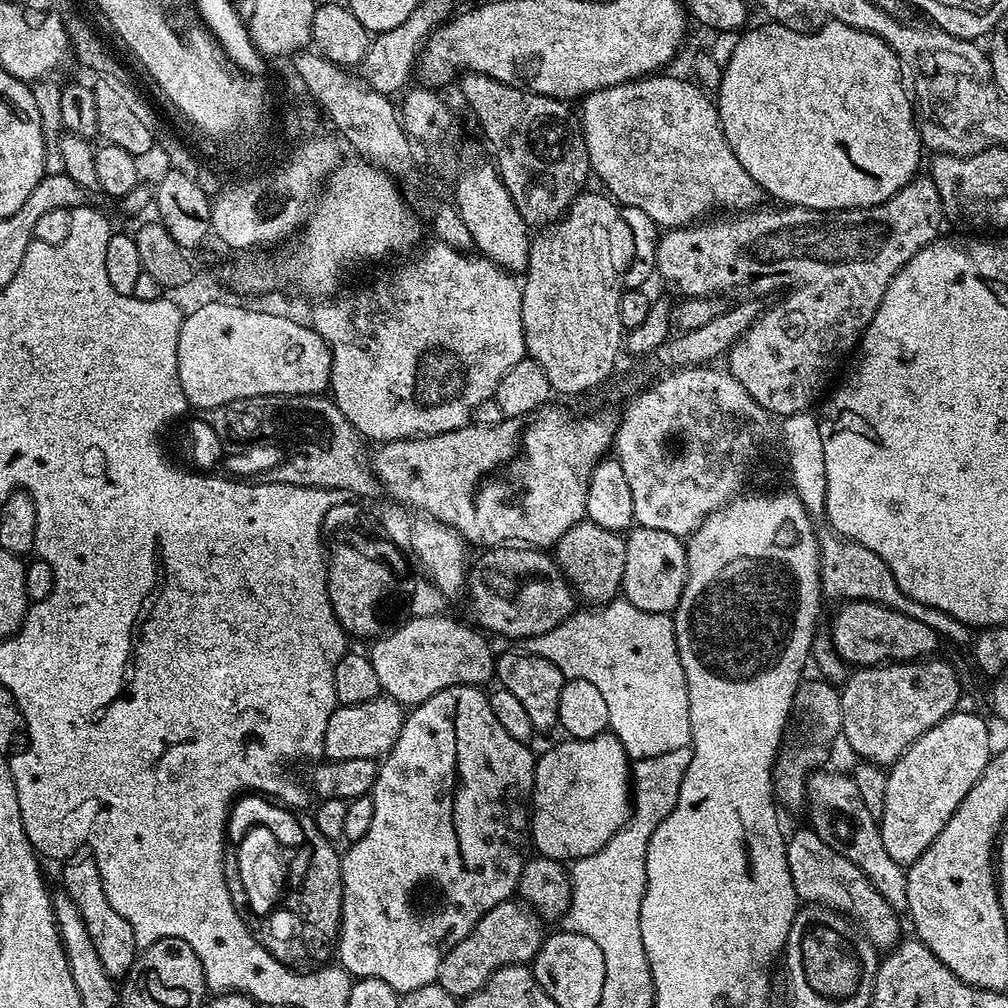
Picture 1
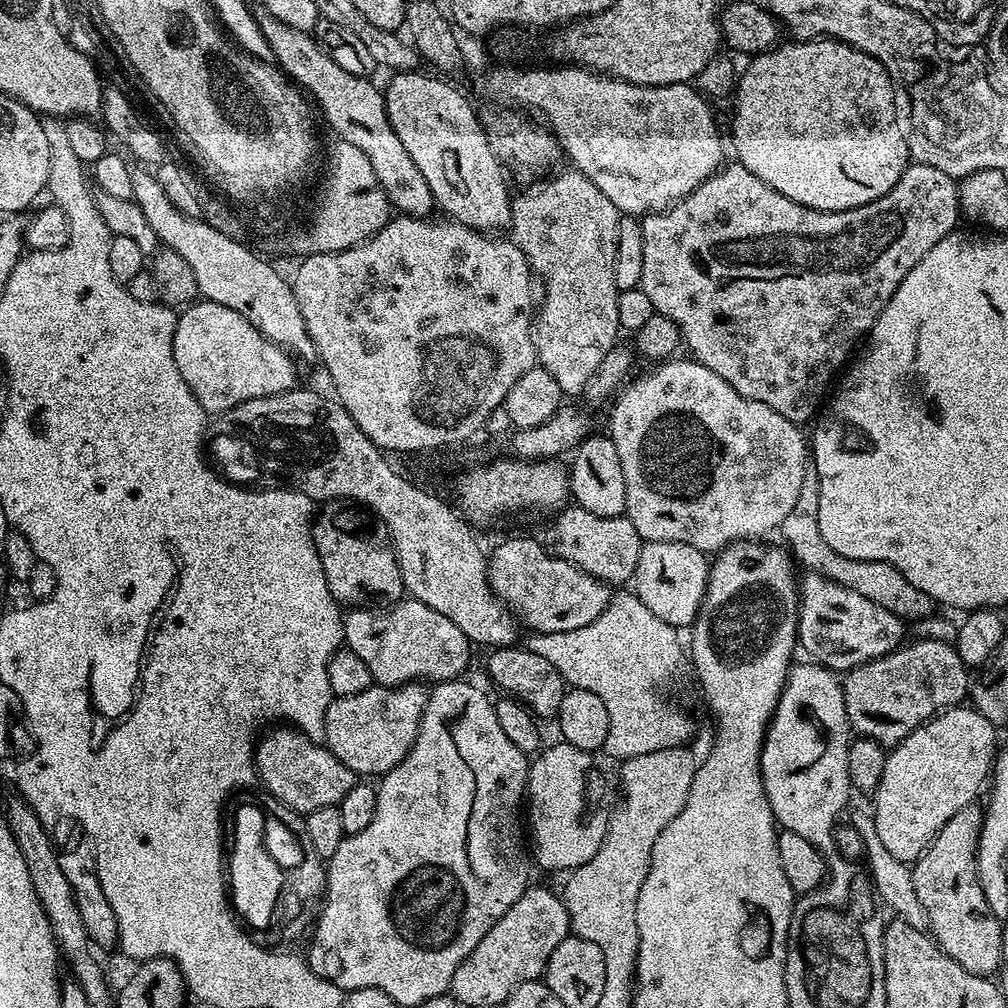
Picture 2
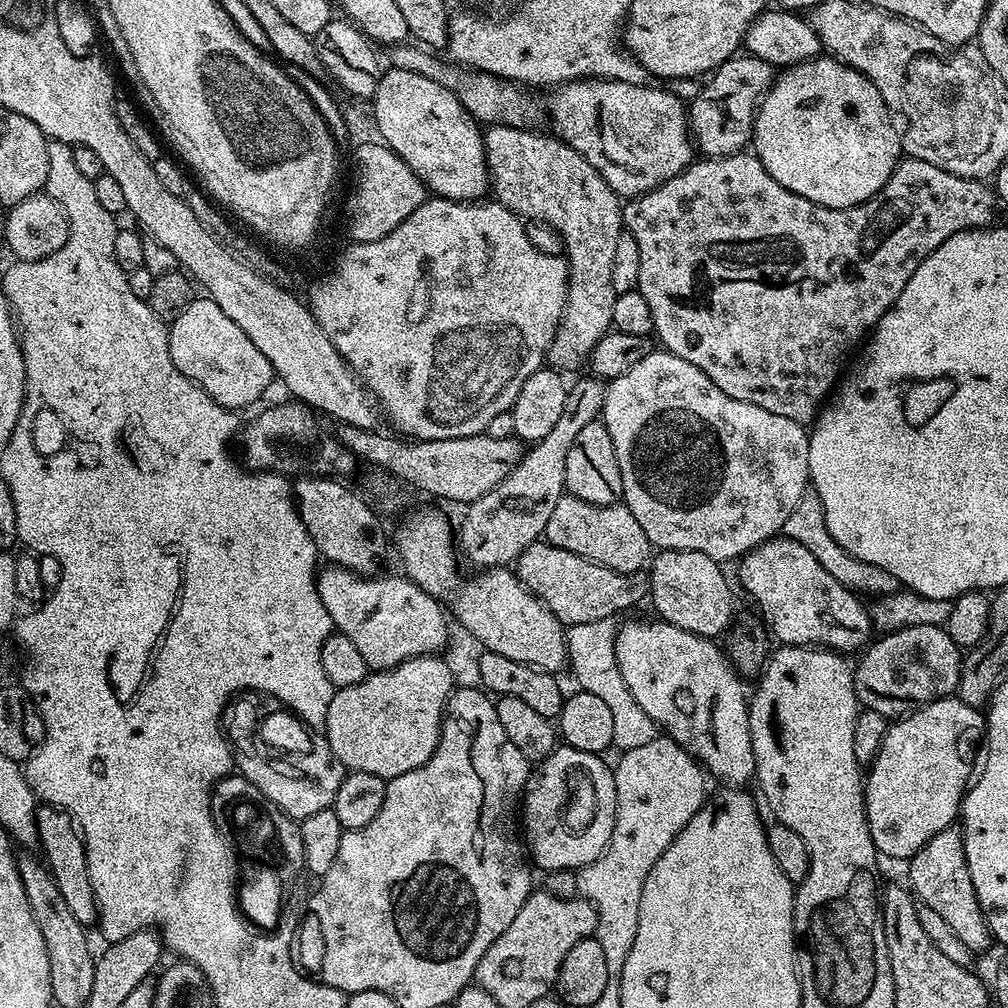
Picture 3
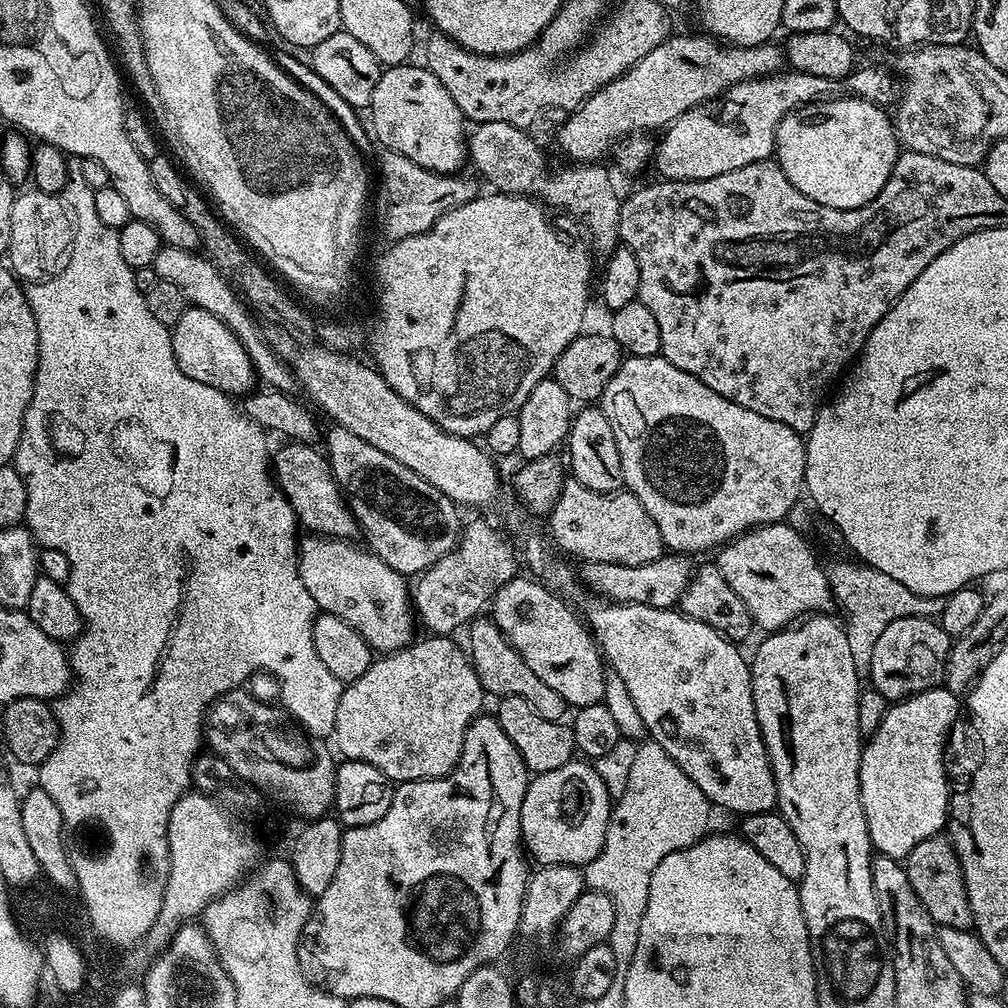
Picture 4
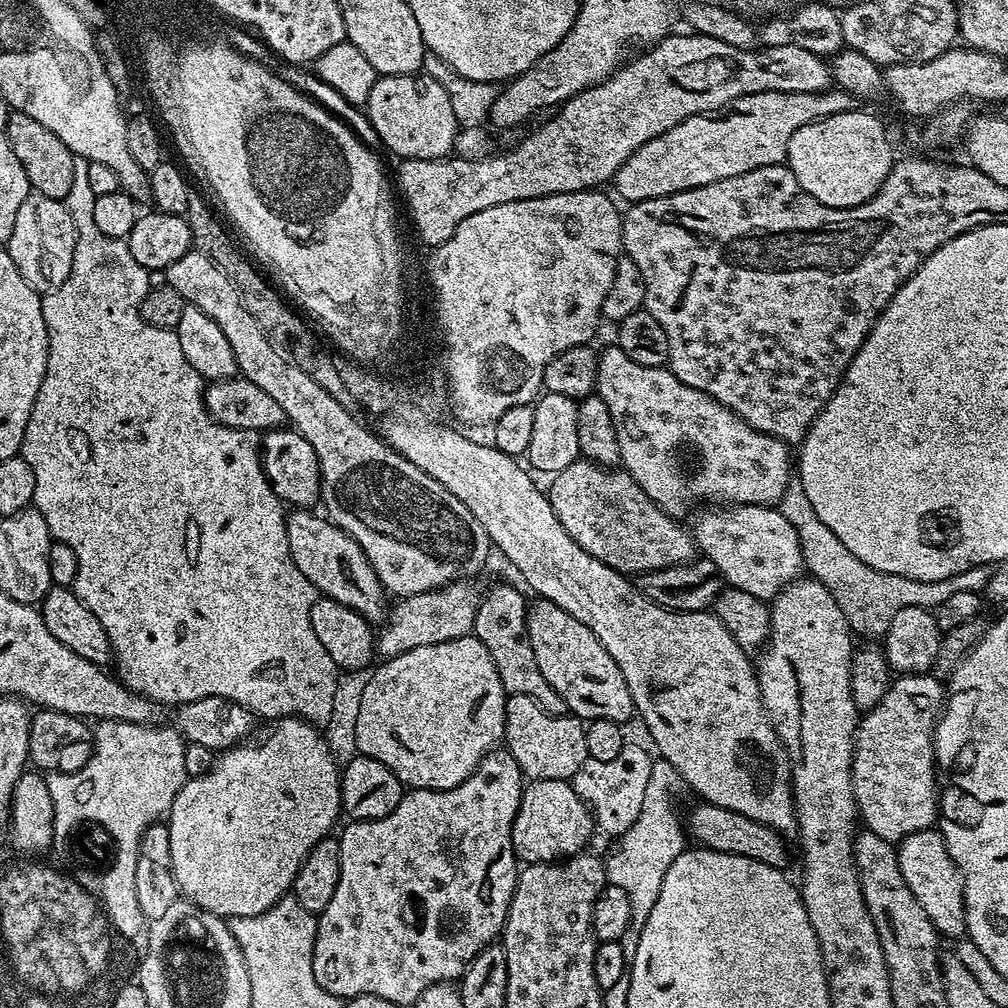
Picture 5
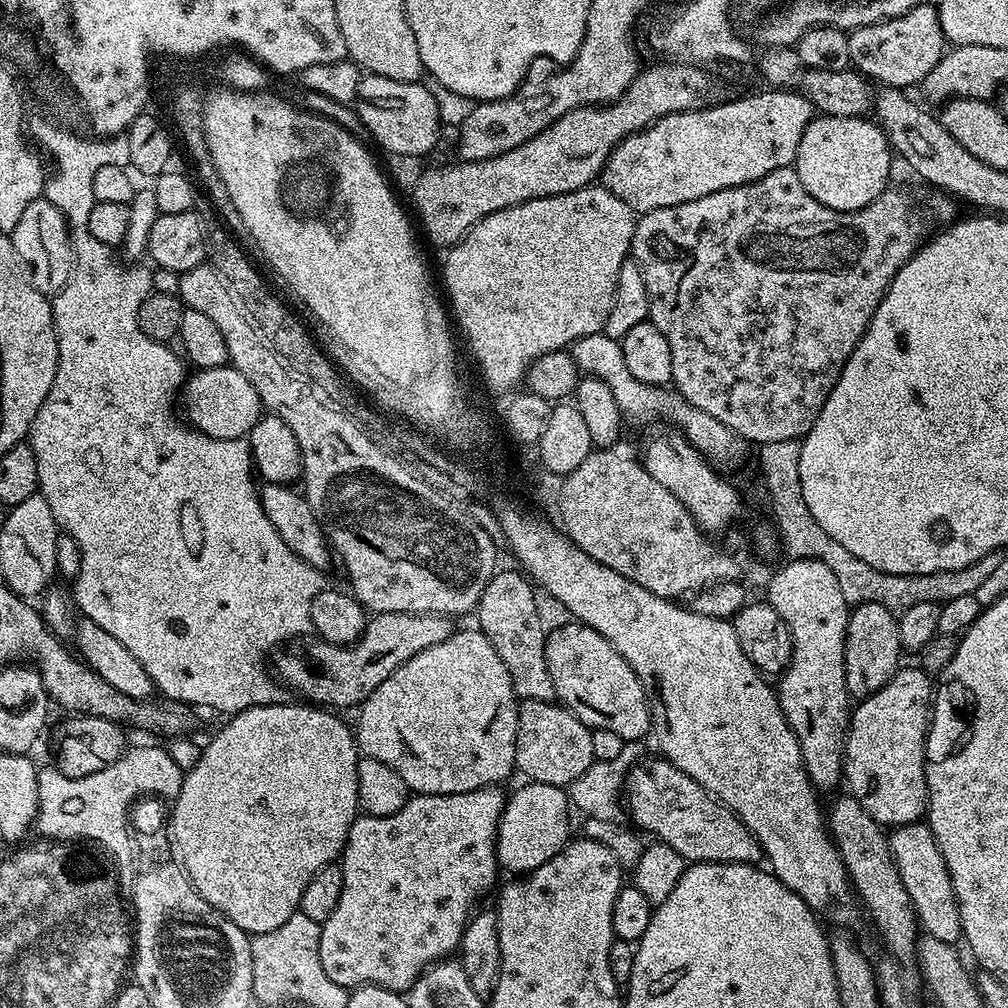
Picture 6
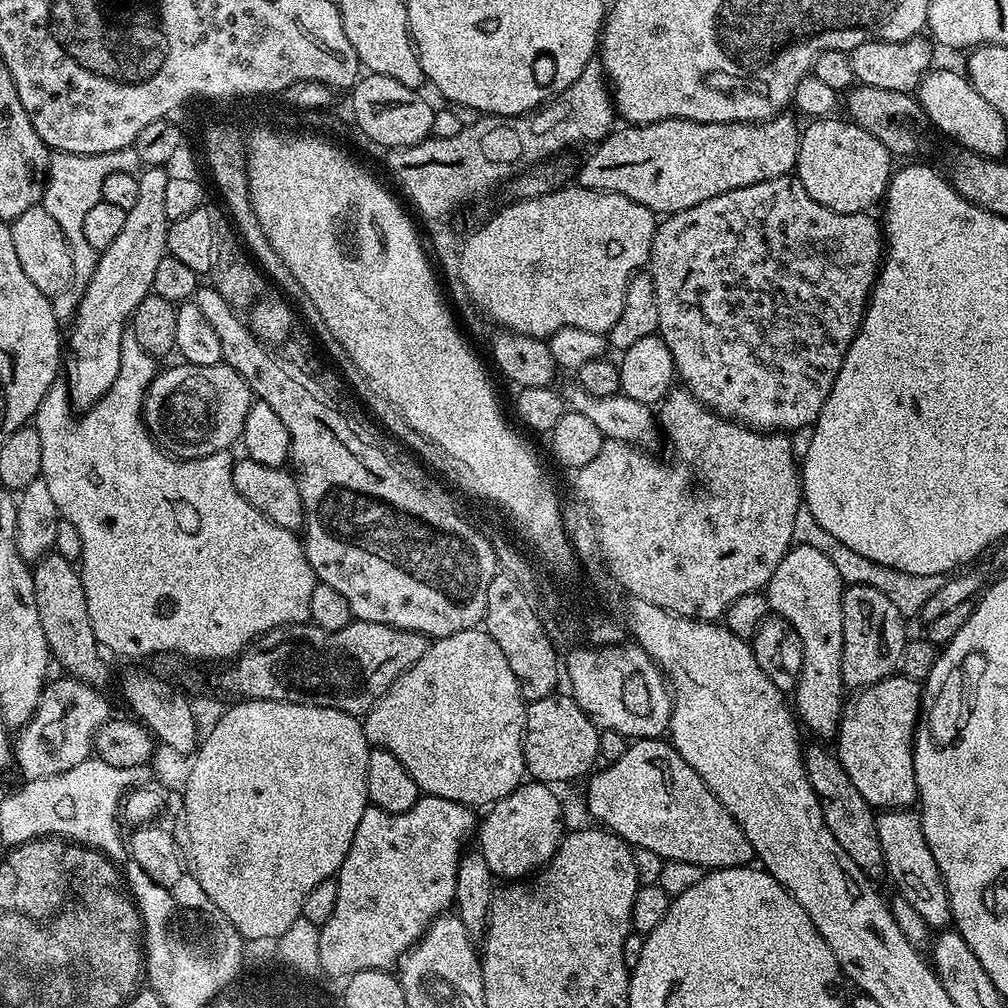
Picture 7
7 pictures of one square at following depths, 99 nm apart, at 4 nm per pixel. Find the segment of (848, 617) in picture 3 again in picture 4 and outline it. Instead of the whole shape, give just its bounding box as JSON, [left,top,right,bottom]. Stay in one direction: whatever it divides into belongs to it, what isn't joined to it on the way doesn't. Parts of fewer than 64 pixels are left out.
[714,523,834,633]

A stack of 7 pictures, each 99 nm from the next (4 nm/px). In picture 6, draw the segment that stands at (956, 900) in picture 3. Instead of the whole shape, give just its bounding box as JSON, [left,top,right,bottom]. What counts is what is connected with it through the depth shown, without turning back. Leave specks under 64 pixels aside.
[888,823,964,945]

